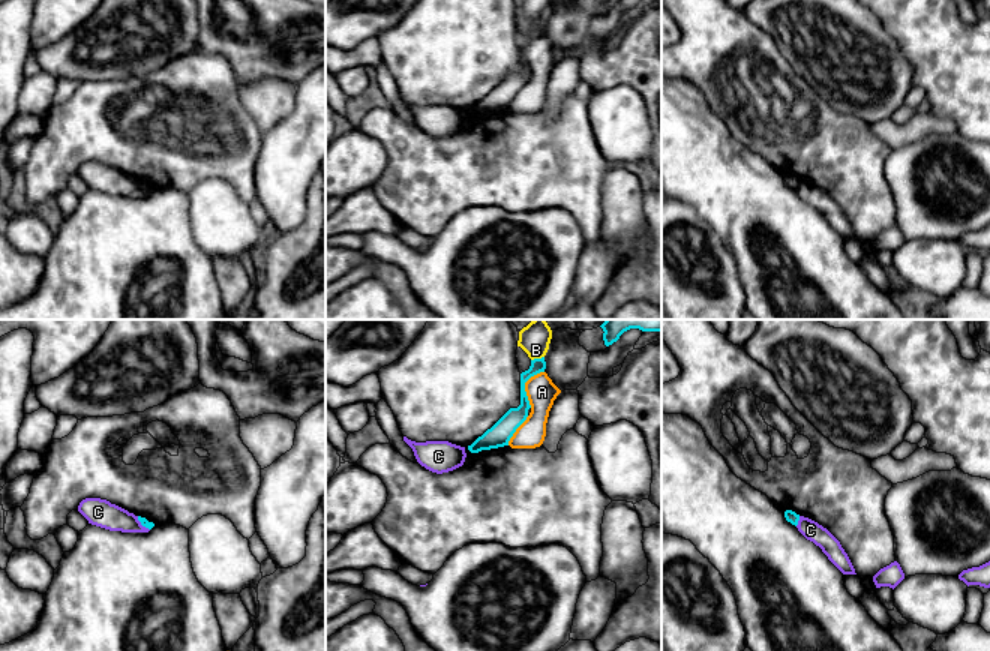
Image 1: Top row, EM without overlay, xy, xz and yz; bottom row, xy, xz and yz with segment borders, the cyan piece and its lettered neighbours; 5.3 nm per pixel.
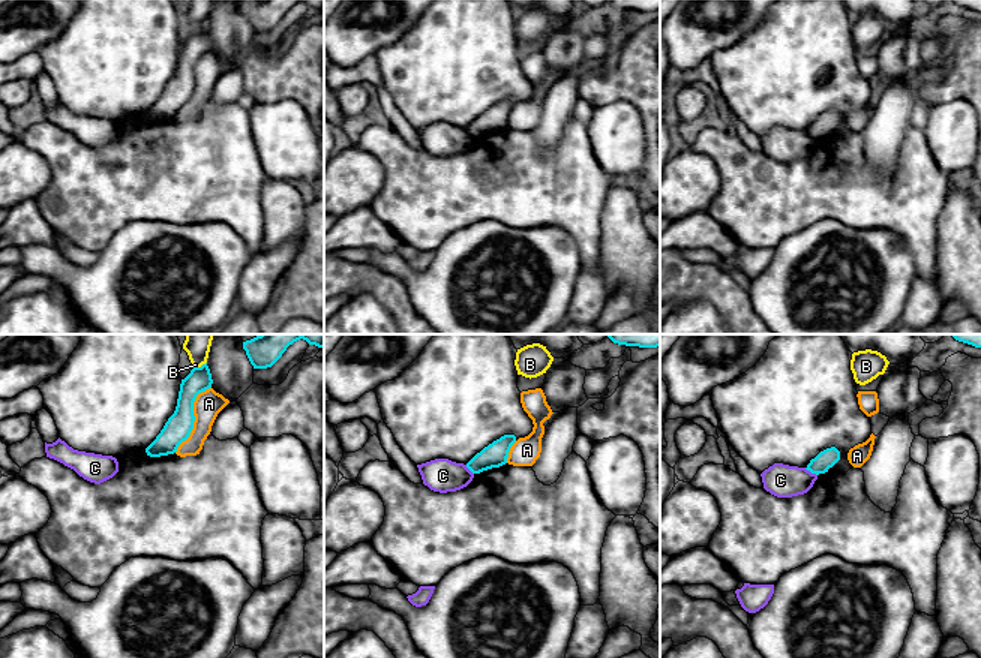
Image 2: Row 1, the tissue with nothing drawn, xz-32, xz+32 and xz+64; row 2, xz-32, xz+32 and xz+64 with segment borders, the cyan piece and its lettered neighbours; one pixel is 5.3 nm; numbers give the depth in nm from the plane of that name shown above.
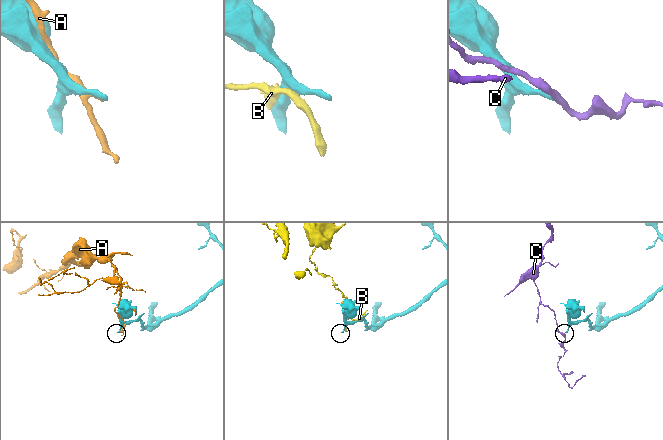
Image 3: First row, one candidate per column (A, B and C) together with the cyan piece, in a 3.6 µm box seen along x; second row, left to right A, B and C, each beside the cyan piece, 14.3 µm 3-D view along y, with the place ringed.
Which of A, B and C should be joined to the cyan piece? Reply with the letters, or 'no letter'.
no letter

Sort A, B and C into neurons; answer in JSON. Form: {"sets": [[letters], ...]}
{"sets": [["A"], ["B", "C"]]}

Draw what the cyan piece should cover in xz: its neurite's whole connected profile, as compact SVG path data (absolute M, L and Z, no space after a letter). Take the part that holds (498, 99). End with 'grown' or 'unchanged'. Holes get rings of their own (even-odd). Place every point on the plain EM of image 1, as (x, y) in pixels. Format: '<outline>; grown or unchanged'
M544 21L531 24L530 33L520 38L520 69L518 72L510 72L490 93L478 100L471 110L468 110L471 117L508 110L510 102L526 84L528 74L531 72L525 56L525 46L531 40L544 36L544 33Z; unchanged

